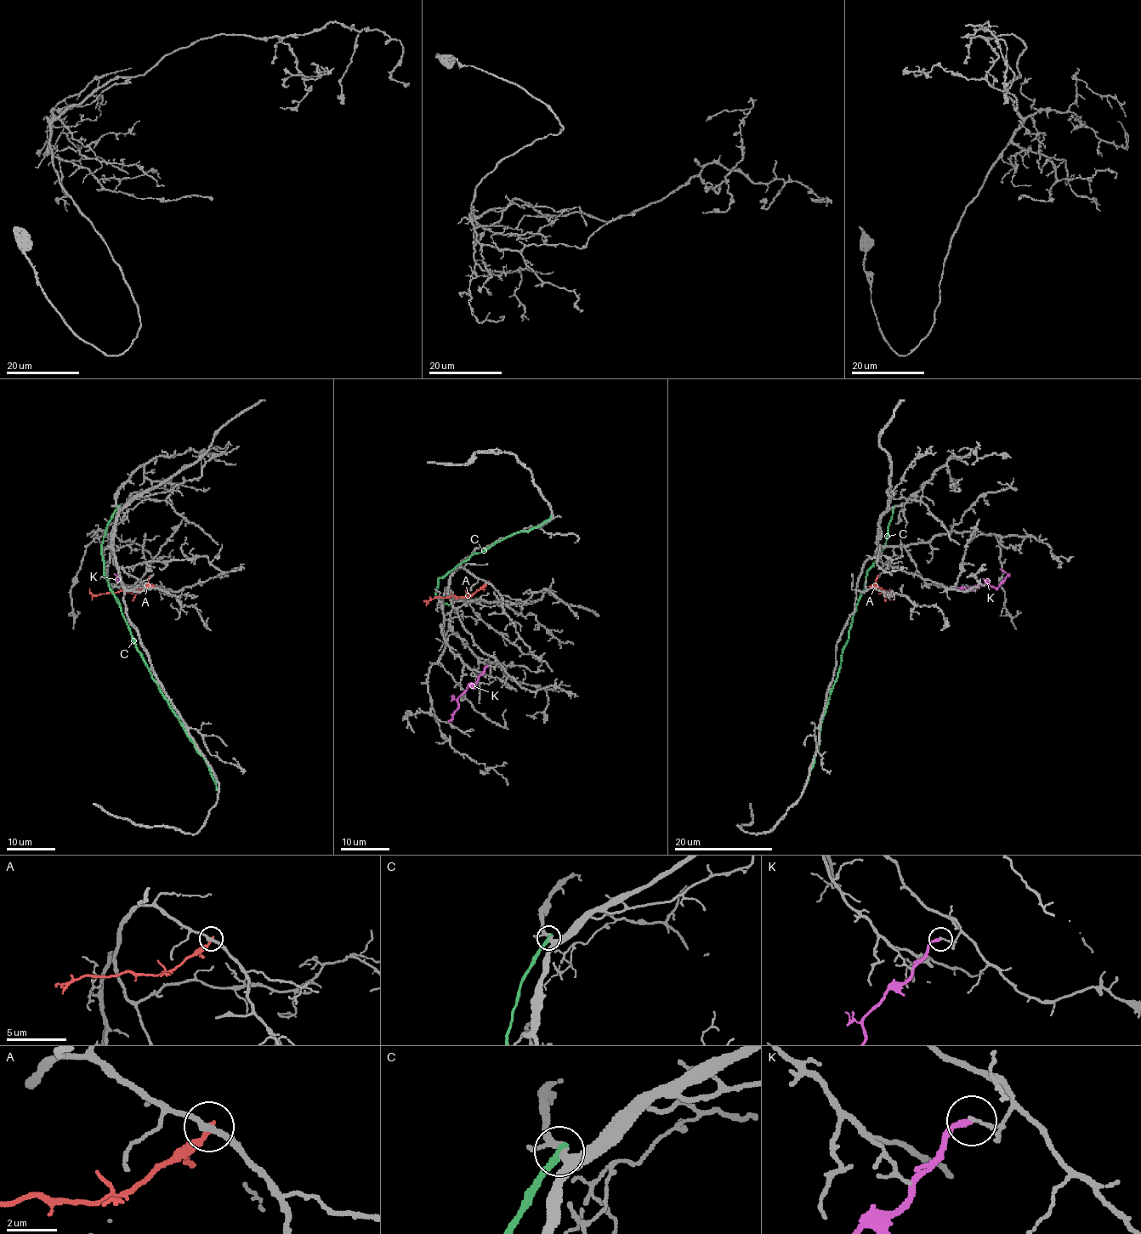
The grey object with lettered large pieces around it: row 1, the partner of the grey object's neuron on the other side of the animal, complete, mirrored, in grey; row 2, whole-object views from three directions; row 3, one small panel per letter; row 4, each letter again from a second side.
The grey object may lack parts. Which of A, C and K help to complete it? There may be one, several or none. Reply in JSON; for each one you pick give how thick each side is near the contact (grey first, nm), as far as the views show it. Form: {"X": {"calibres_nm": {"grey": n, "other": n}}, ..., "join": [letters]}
{"join": []}

